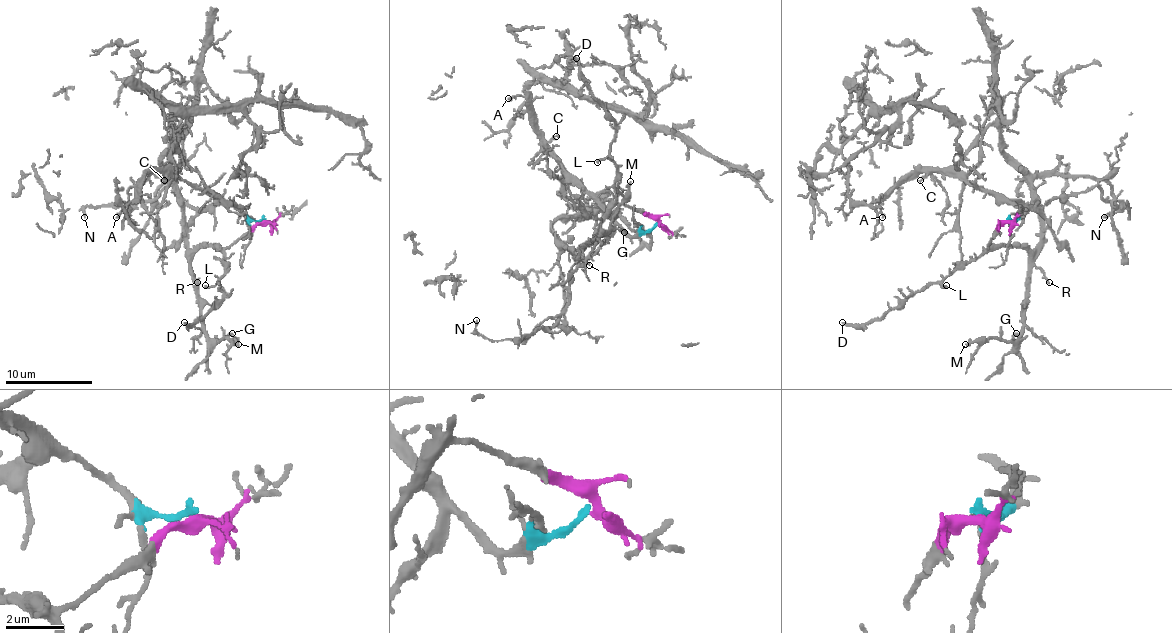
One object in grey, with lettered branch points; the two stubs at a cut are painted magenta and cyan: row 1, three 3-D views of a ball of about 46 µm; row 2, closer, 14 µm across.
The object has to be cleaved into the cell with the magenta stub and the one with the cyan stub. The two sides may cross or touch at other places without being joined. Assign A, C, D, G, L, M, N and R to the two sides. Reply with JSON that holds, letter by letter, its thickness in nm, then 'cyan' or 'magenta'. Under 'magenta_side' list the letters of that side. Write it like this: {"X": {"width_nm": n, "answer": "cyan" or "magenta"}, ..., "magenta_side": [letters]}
{"A": {"width_nm": 170, "answer": "cyan"}, "C": {"width_nm": 150, "answer": "cyan"}, "D": {"width_nm": 190, "answer": "magenta"}, "G": {"width_nm": 190, "answer": "magenta"}, "L": {"width_nm": 160, "answer": "magenta"}, "M": {"width_nm": 280, "answer": "magenta"}, "N": {"width_nm": 140, "answer": "cyan"}, "R": {"width_nm": 150, "answer": "magenta"}, "magenta_side": ["D", "G", "L", "M", "R"]}

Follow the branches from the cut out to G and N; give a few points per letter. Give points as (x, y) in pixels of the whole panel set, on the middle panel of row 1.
G: (657, 224), (639, 211), (616, 204), (594, 237), (583, 246), (611, 228), (624, 233)
N: (657, 224), (631, 237), (618, 226), (572, 267), (561, 311), (527, 337), (490, 341), (475, 328), (477, 319)

